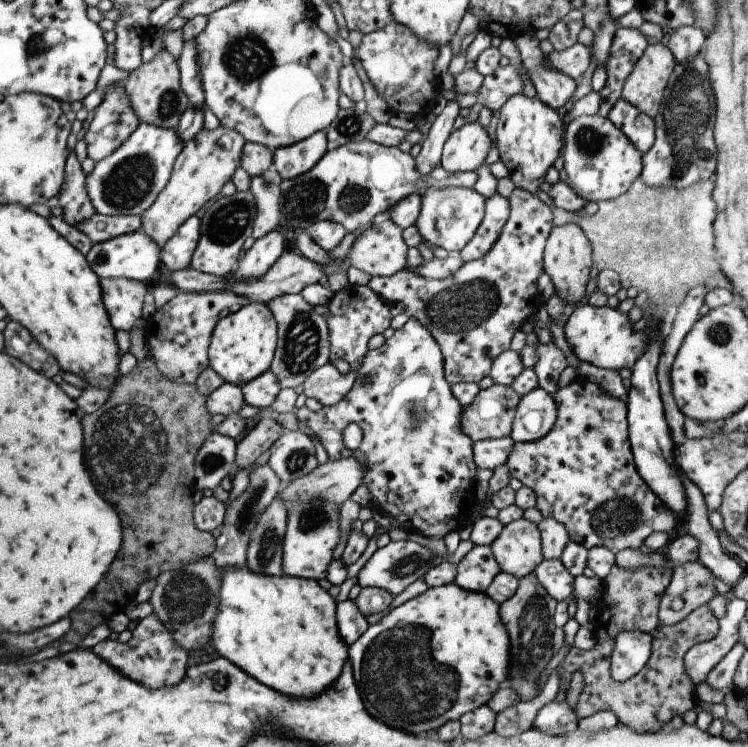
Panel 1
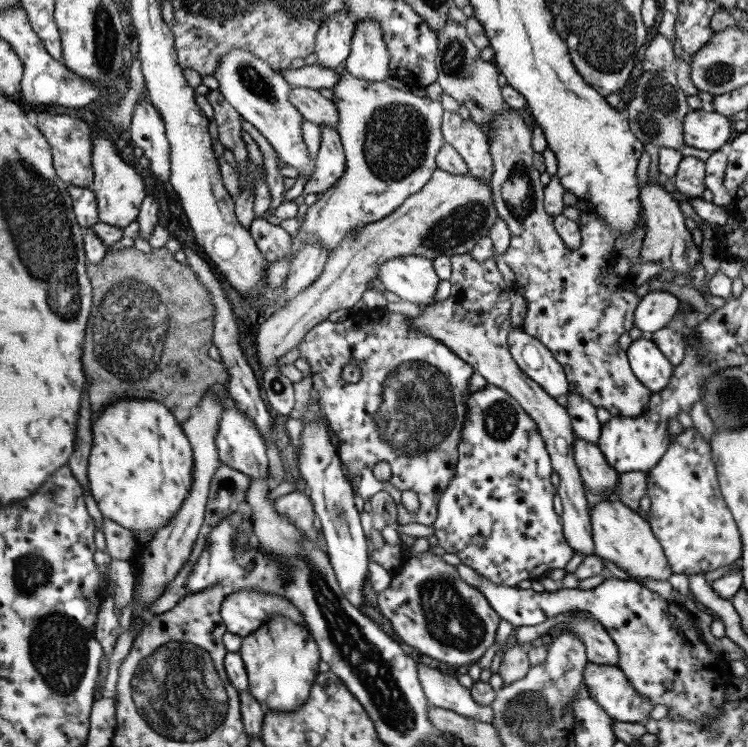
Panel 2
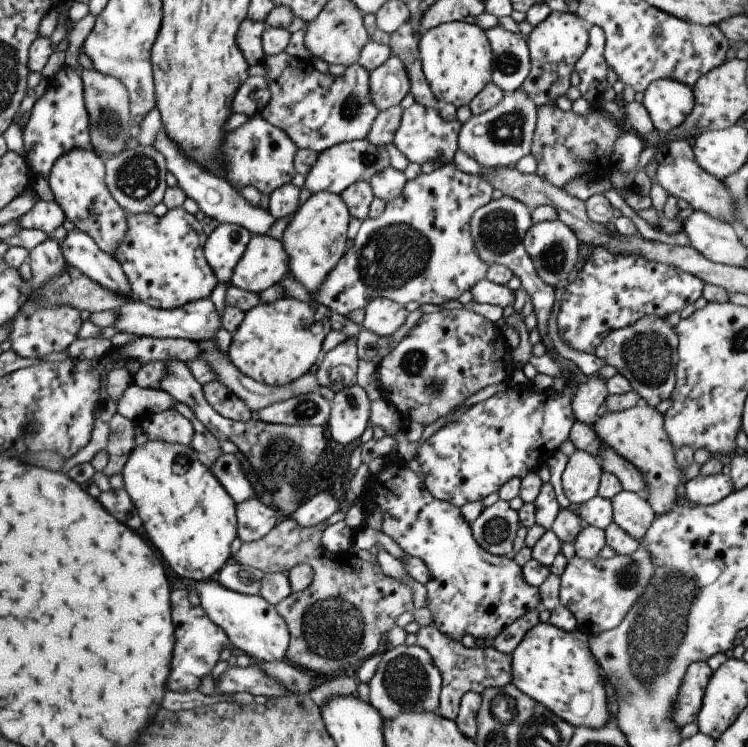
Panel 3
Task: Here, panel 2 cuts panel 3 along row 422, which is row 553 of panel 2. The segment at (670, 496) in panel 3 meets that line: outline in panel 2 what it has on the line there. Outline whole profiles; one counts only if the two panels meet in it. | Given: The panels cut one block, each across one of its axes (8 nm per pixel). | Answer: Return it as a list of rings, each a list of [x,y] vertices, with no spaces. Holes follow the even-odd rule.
[[[618,499],[597,502],[588,509],[592,532],[593,554],[613,563],[629,575],[631,579],[649,578],[656,581],[667,581],[672,576],[671,568],[652,533],[648,522],[625,506]]]

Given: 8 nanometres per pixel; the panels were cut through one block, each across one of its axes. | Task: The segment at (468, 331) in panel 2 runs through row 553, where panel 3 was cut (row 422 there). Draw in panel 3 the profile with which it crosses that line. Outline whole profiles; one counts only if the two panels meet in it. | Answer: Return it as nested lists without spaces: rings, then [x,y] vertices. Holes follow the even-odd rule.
[[[595,373],[588,376],[586,382],[579,386],[575,396],[570,400],[574,420],[591,426],[597,416],[597,408],[603,404],[607,396],[605,380],[597,378]]]

